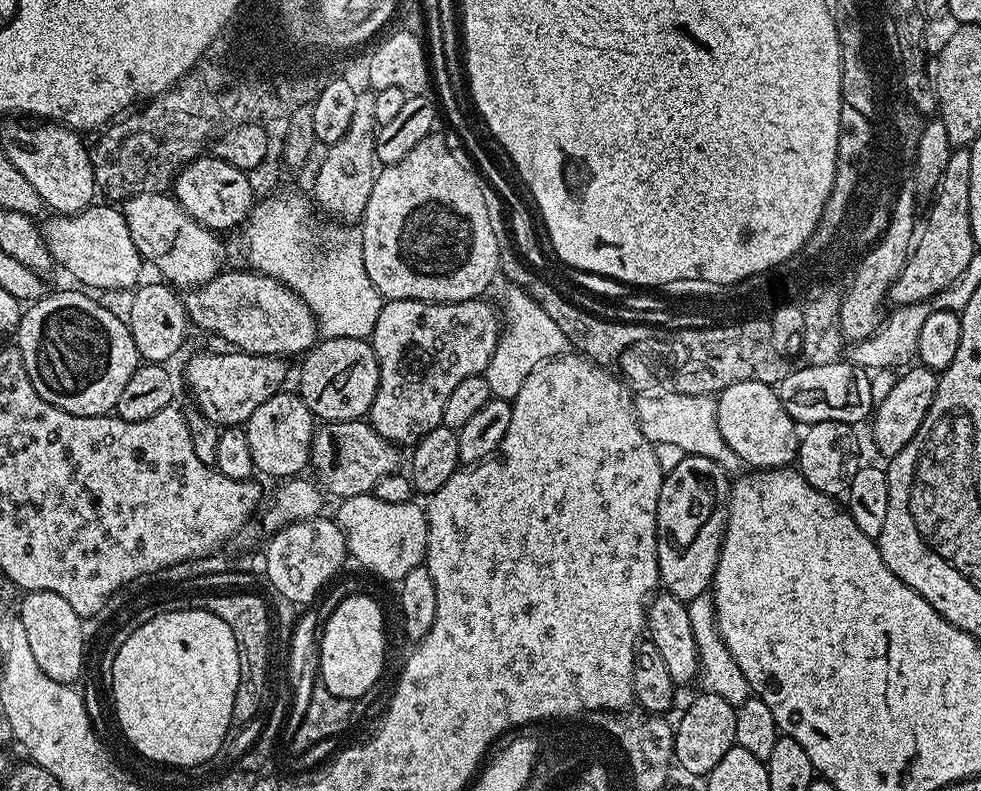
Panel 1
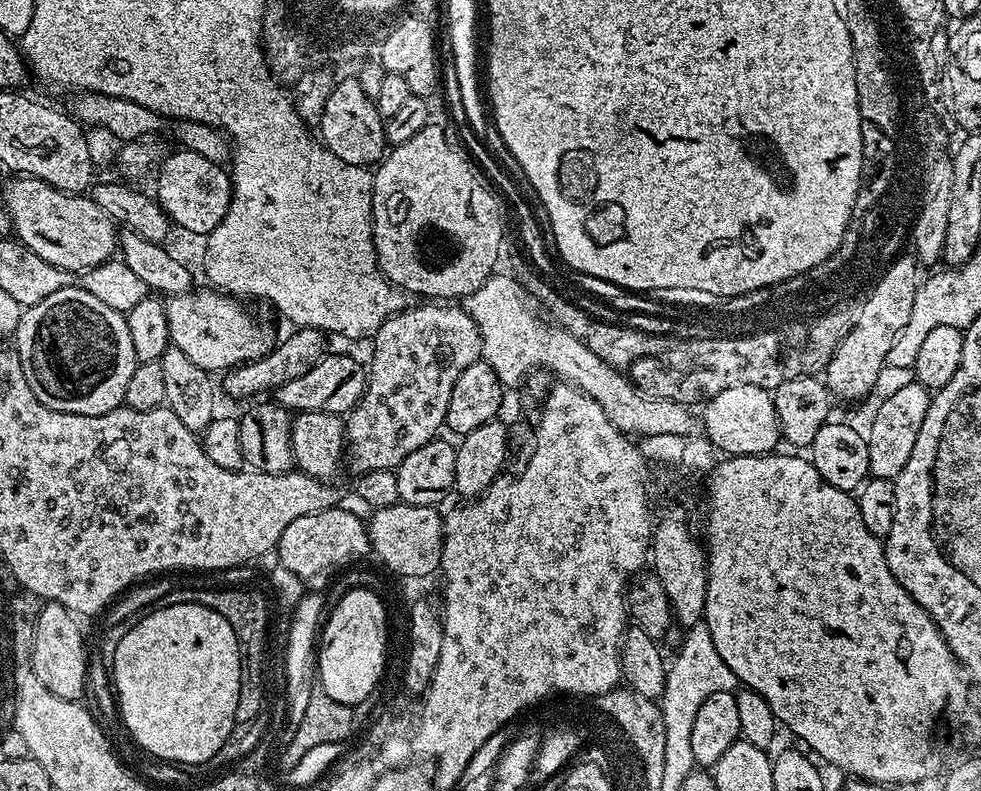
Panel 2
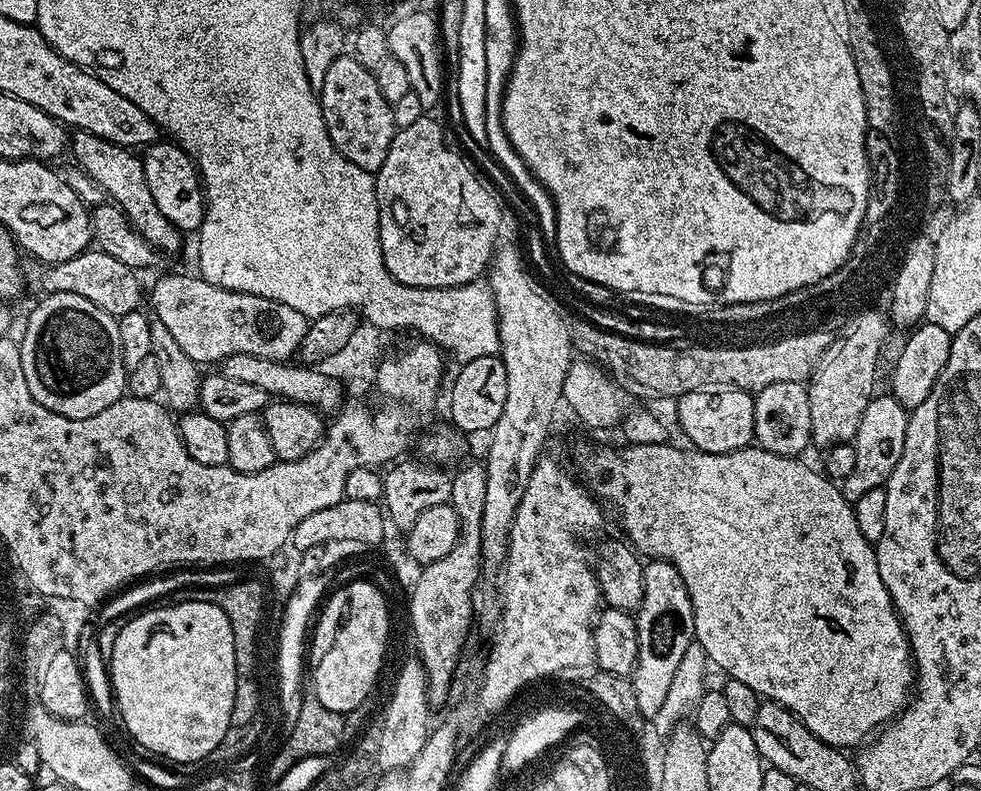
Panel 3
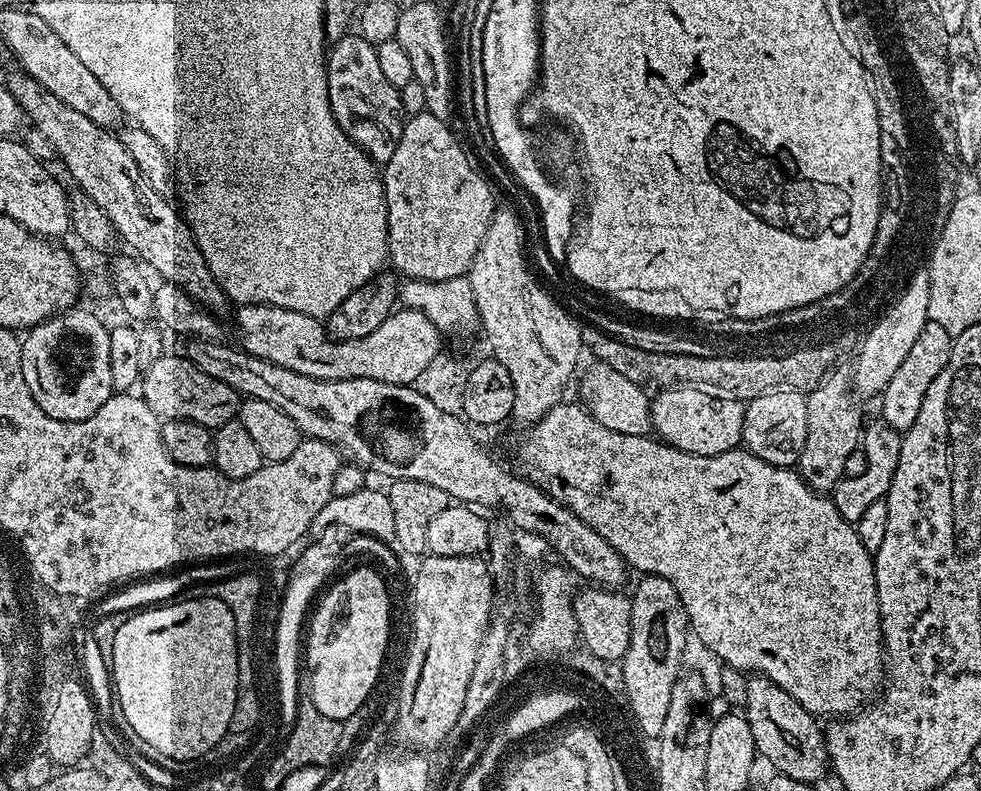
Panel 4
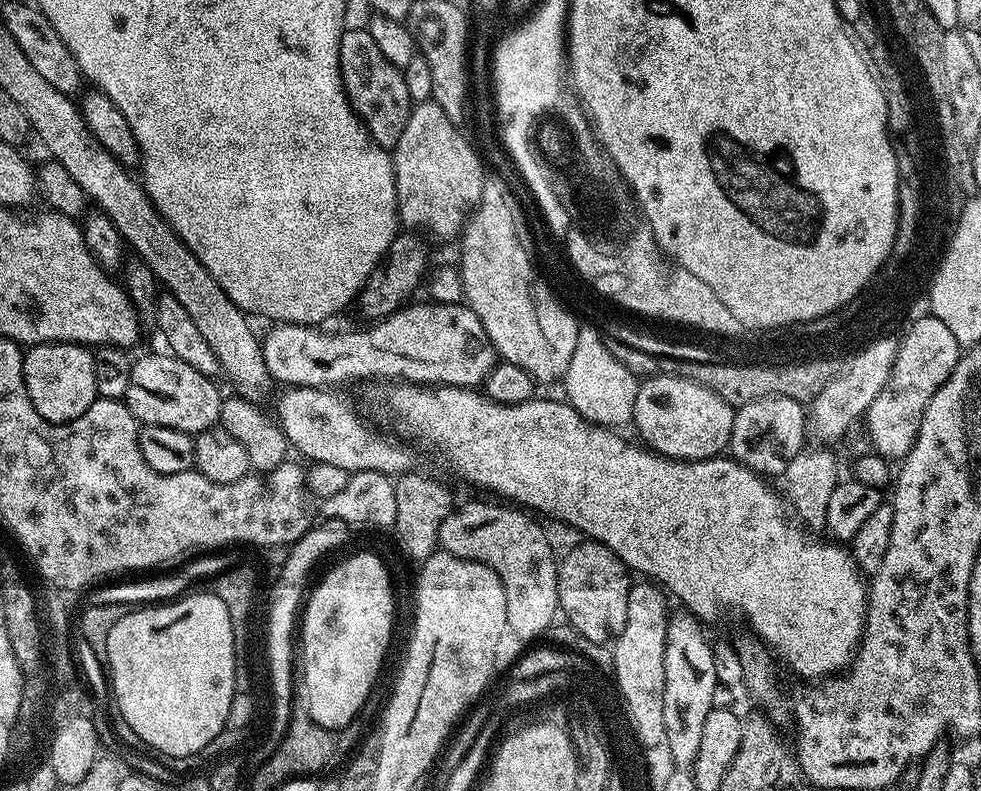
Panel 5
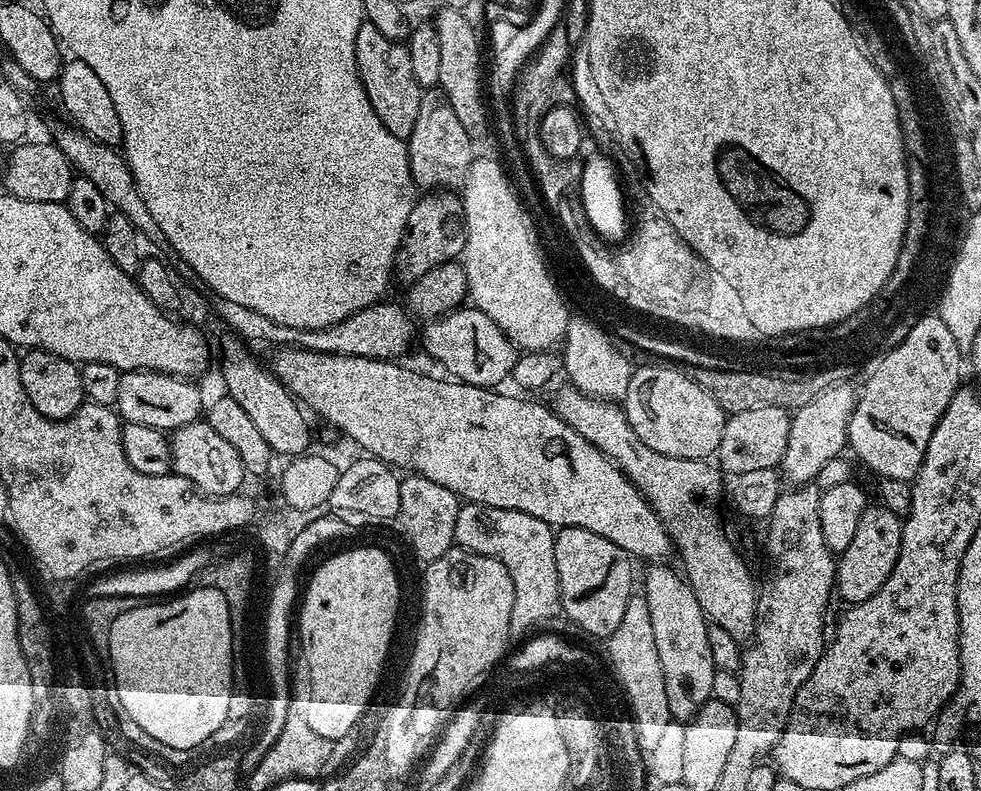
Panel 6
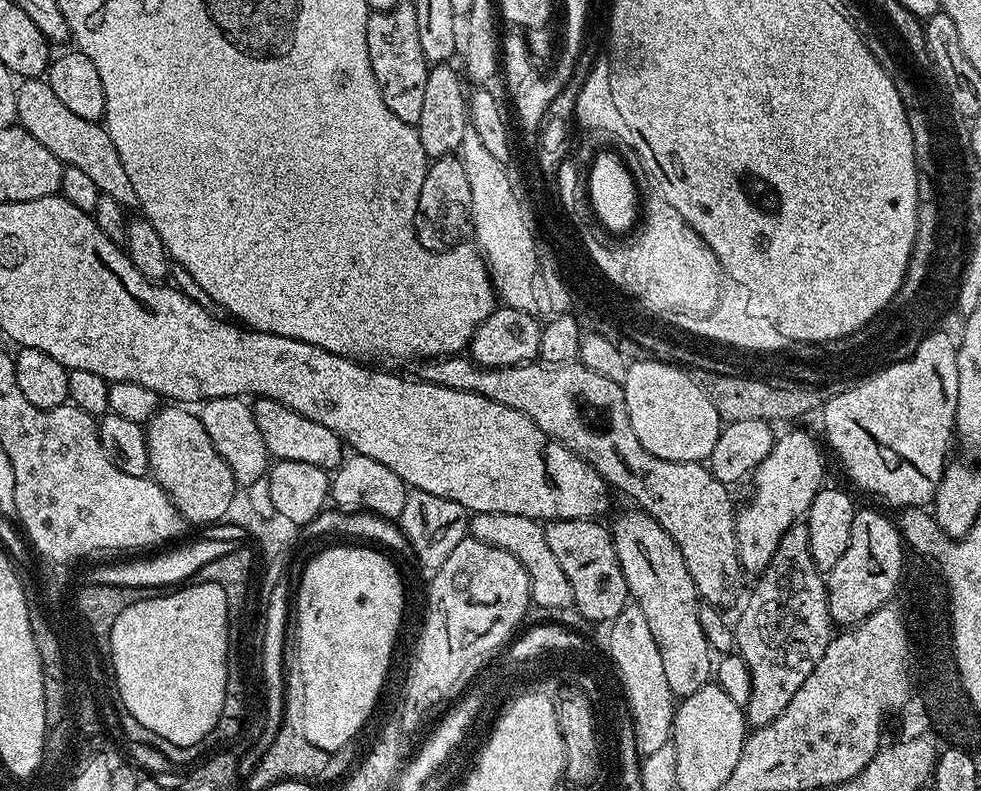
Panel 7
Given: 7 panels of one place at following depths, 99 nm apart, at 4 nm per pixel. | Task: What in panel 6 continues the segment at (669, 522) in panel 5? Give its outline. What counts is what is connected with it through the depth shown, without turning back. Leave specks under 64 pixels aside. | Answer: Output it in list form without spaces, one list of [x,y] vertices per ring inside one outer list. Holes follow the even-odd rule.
[[[277,347],[276,357],[270,363],[271,371],[275,372],[285,388],[296,397],[297,401],[309,413],[317,412],[328,424],[333,424],[344,436],[349,436],[360,448],[365,448],[369,457],[375,458],[391,466],[393,469],[401,470],[408,474],[415,474],[422,478],[430,478],[430,482],[438,482],[438,486],[446,486],[446,490],[453,492],[460,497],[461,501],[469,504],[485,504],[495,508],[505,508],[506,510],[518,510],[522,514],[534,514],[534,518],[542,518],[546,526],[553,529],[561,528],[581,528],[582,530],[594,530],[594,534],[602,534],[602,538],[610,538],[614,546],[618,546],[623,552],[627,552],[629,557],[637,558],[641,556],[647,562],[660,562],[665,559],[664,555],[670,552],[670,537],[668,531],[664,529],[664,523],[658,518],[658,514],[651,506],[644,501],[643,494],[638,491],[628,479],[624,477],[620,467],[602,450],[598,450],[578,430],[566,426],[562,418],[551,407],[539,404],[536,398],[524,398],[519,400],[516,396],[507,396],[504,390],[493,390],[490,388],[479,388],[473,384],[461,384],[455,378],[443,378],[439,380],[436,376],[427,376],[424,372],[415,372],[412,368],[407,368],[406,363],[396,360],[375,360],[374,357],[352,357],[341,356],[338,353],[318,353],[308,349],[296,347]]]

